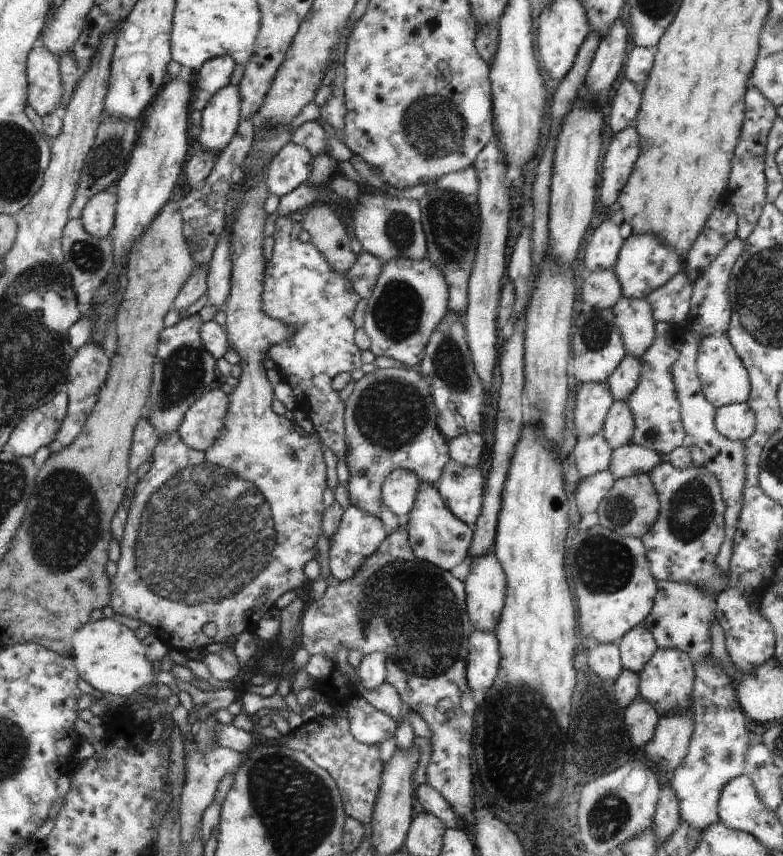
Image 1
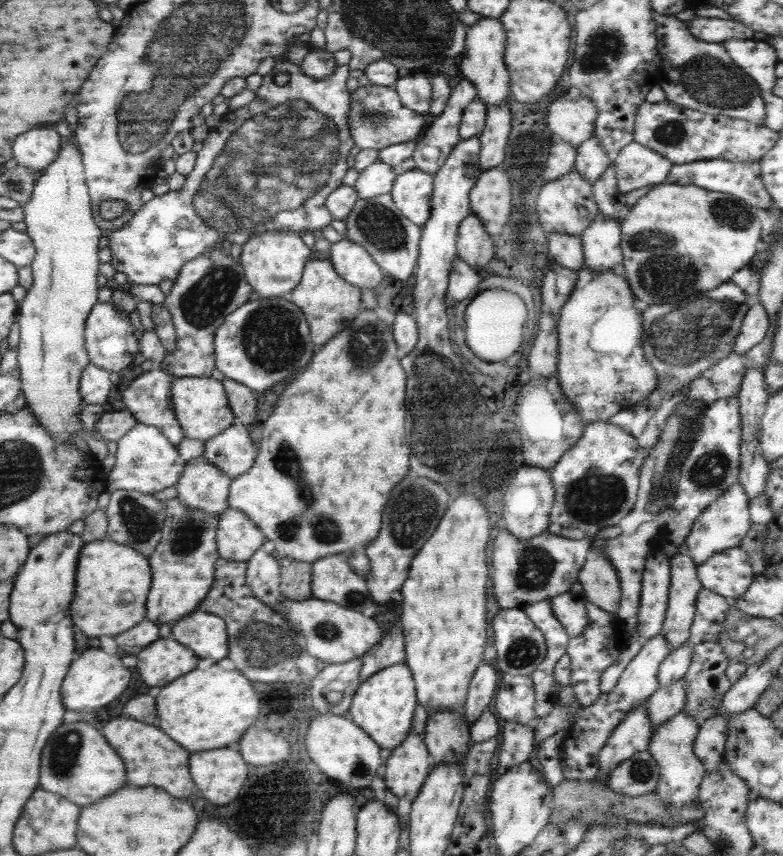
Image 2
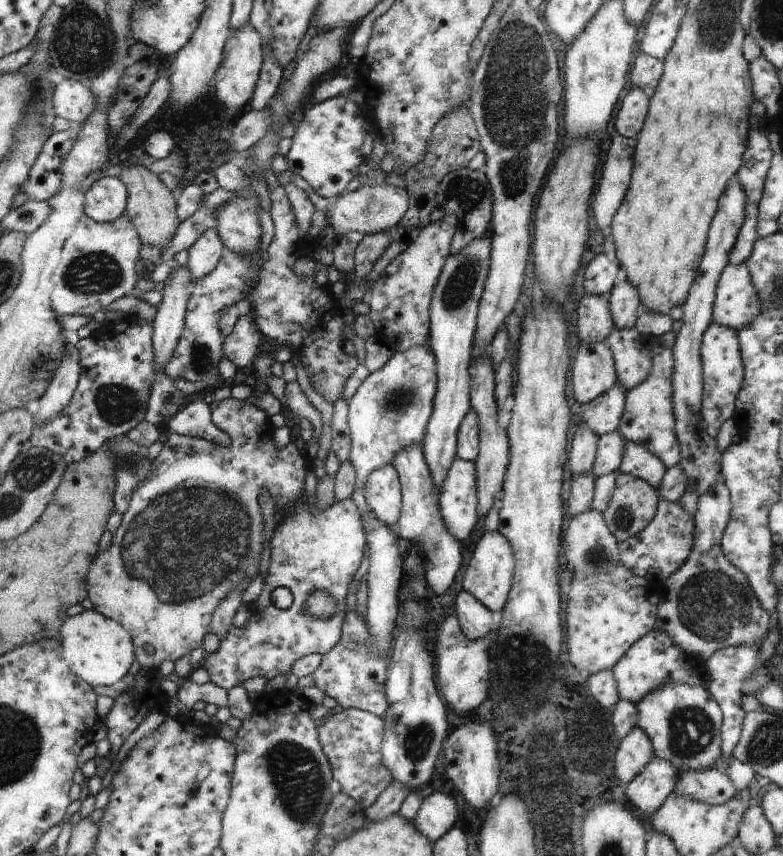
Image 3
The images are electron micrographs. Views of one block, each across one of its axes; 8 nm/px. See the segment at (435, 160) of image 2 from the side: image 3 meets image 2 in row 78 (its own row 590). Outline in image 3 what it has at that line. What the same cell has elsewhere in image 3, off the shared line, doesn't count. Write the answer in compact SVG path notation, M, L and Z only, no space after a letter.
M461 589L451 606L465 638L475 640L493 630L493 613L487 610L473 595Z

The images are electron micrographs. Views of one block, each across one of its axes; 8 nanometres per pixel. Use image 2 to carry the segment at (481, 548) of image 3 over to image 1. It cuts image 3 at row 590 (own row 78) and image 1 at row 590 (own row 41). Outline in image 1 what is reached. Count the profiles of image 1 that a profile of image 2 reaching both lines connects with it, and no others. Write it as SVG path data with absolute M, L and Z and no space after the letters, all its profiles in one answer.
M492 552L471 558L463 584L466 612L472 628L493 632L503 608L506 580Z

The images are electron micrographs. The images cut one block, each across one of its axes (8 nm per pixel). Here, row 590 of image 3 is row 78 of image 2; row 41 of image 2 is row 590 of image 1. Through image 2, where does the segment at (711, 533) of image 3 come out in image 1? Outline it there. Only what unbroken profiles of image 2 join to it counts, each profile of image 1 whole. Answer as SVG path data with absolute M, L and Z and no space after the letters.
M656 581L657 592L649 616L642 622L645 630L651 634L657 648L675 648L689 655L691 664L701 662L709 655L709 630L715 623L715 598L701 590L699 586L674 583L671 581Z

